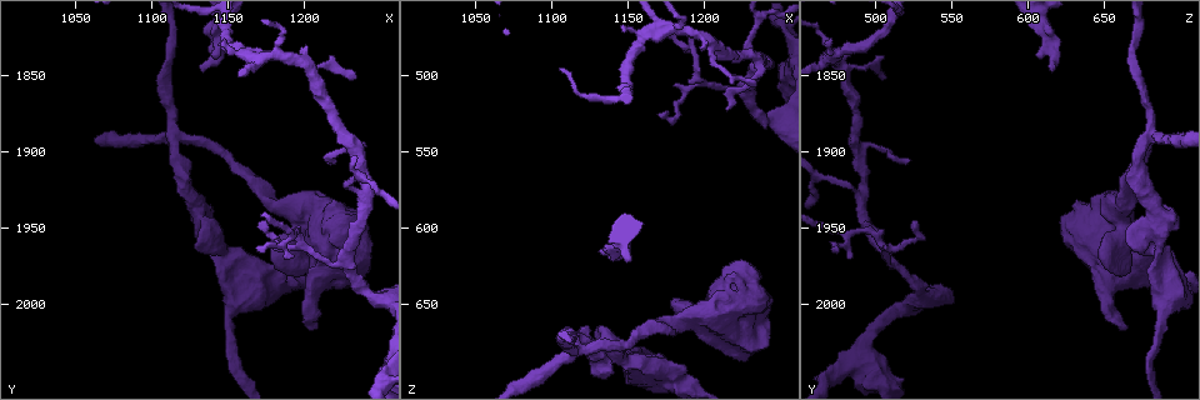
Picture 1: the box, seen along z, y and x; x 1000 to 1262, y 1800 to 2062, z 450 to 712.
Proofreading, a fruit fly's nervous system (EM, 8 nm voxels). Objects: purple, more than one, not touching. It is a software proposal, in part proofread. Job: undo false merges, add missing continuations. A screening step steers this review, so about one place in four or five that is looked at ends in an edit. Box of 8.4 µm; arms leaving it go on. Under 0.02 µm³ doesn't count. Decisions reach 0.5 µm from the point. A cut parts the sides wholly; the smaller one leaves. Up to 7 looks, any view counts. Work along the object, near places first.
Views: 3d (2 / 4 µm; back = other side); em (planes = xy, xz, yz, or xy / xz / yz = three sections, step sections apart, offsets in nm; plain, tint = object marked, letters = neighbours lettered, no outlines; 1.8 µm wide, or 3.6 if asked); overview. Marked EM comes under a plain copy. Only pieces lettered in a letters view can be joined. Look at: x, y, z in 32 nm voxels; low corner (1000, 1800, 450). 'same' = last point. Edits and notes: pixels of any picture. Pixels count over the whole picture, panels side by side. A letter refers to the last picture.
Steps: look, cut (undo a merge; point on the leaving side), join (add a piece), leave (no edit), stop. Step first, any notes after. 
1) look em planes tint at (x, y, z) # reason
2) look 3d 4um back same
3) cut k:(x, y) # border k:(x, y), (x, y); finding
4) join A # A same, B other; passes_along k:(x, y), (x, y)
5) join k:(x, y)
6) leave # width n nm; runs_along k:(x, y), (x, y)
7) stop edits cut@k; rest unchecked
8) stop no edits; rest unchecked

look 3d 2um at (1204, 2002, 652) # thick turns thin

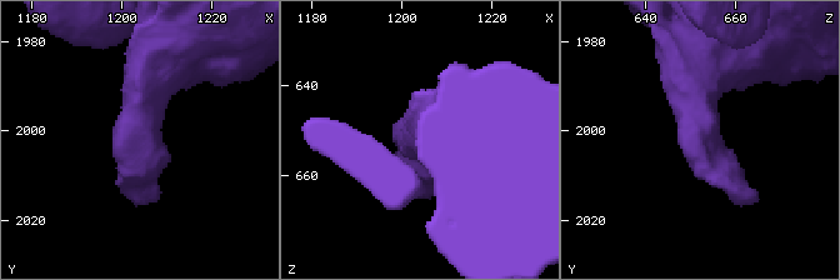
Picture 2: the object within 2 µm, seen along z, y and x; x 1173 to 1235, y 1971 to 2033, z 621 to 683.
look em planes letters at (1204, 2002, 653)

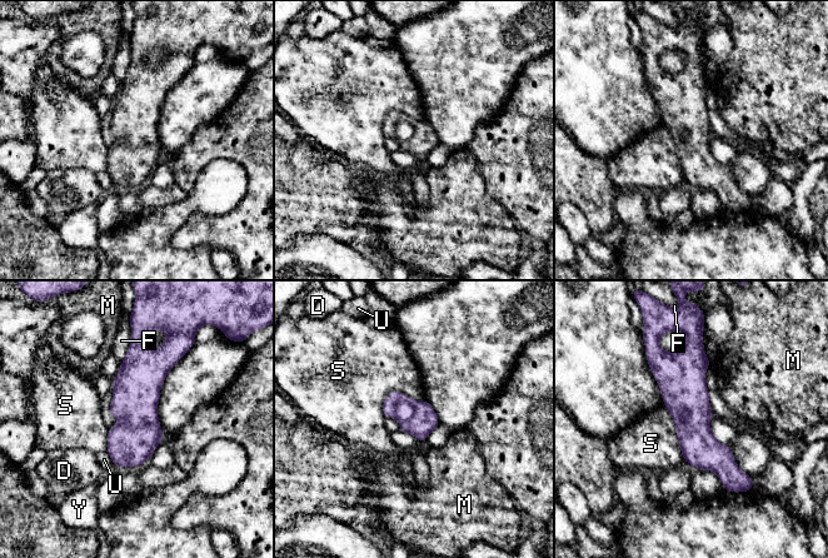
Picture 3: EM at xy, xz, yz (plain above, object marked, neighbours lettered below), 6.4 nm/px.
leave # width 220 nm; D other, F other, M other, S other, U other, Y other; runs_along 3:(689, 345), (694, 437), (728, 487); one cell here

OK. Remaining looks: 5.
look em 3.6um planes letters at (1226, 1942, 630) # thick turns thin

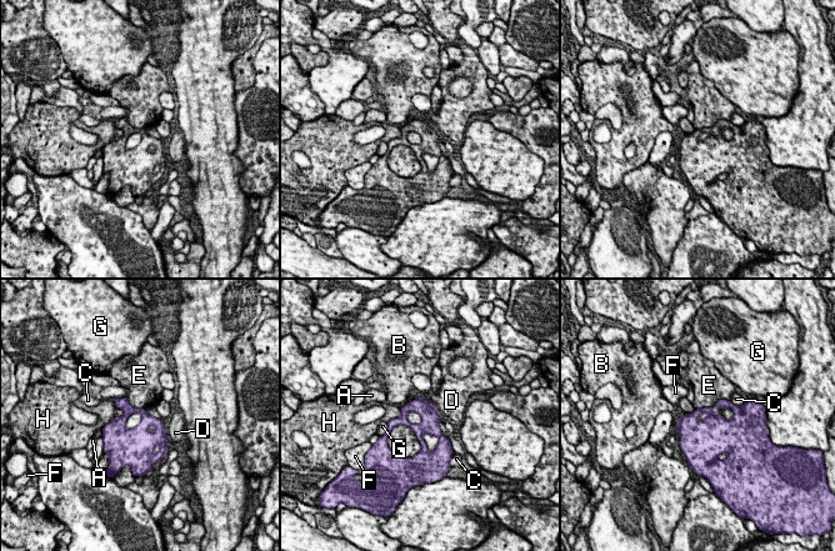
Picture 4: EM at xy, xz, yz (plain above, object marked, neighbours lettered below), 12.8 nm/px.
leave # A other, B other, C other, D other, E other, F other, G other, H other; border 4:(114, 400), (123, 414), (101, 427); continuous, no second cell

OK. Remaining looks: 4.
look em planes tint at (1116, 1890, 678) # four arms meet

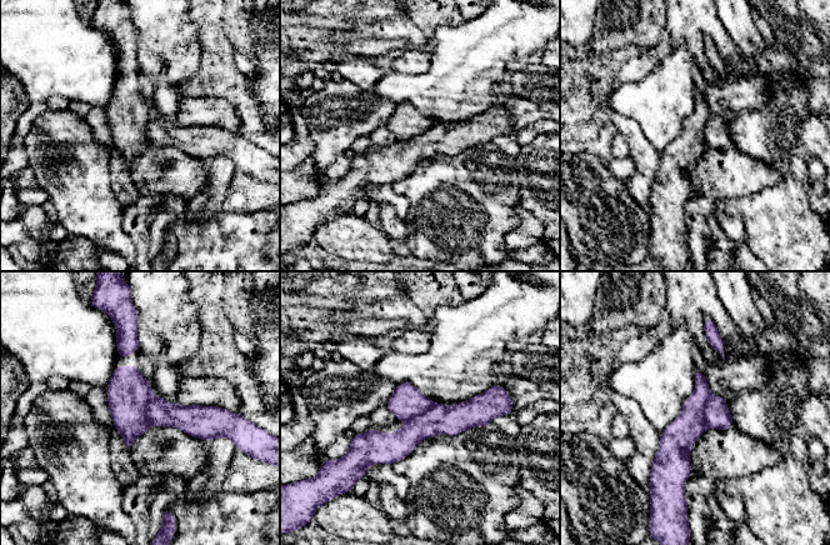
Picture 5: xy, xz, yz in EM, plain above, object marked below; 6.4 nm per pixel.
look em planes letters same # what lies round it

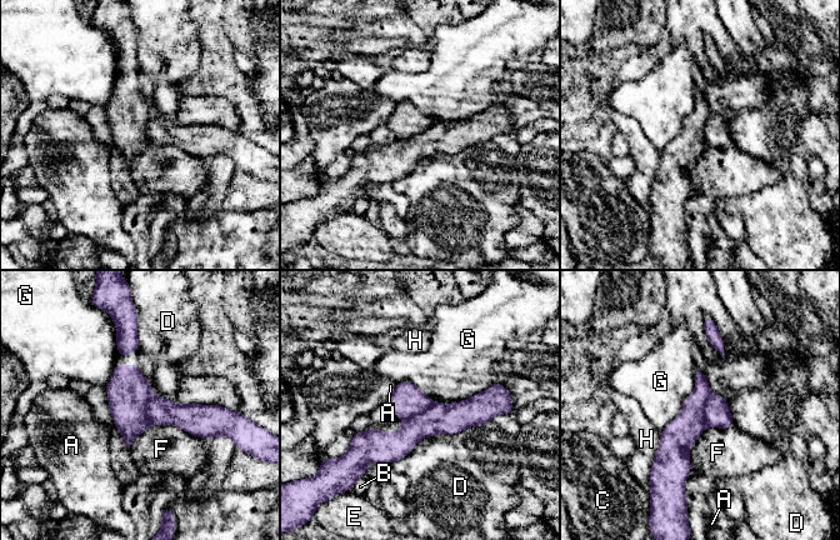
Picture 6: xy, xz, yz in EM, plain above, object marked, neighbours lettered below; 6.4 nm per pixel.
cut 6:(129, 391) # longest_contact D 700 nm; A other, B other, C other, D other, E other, F other, G other, H other; border 6:(153, 393), (146, 404), (150, 424); two cells meet here

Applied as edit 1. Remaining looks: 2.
stop edits cut@6; rest unchecked

